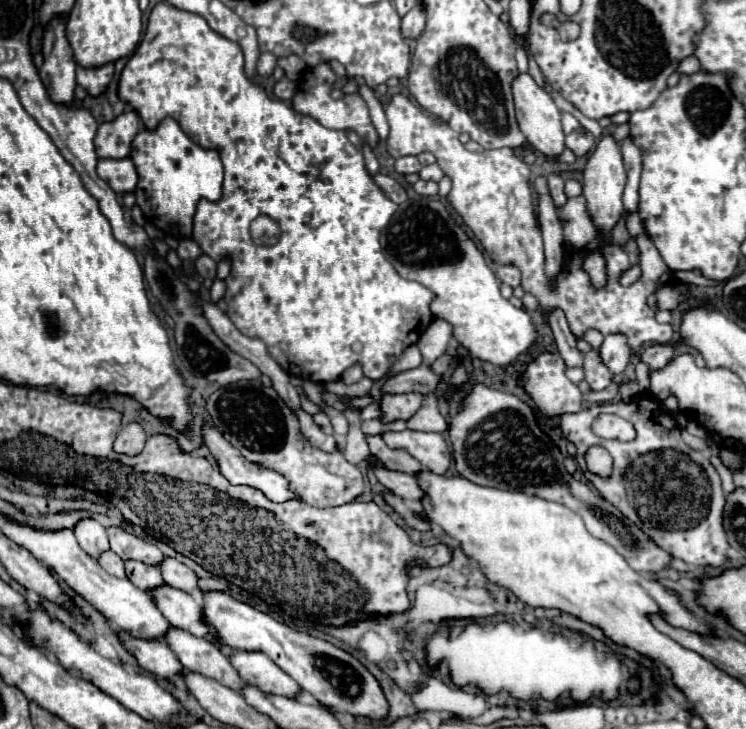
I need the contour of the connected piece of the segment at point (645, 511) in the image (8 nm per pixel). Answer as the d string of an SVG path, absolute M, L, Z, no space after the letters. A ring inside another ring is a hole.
M639 396L635 398L633 402L611 402L611 404L597 404L597 406L591 406L591 408L583 408L575 414L561 414L559 416L559 428L563 432L563 436L573 442L577 446L577 466L583 470L583 474L587 476L587 480L599 490L599 494L611 502L615 508L621 510L621 514L625 518L629 518L633 524L637 524L651 540L655 540L655 544L663 550L667 550L671 556L675 558L681 558L683 562L687 564L697 564L697 566L721 566L725 562L725 550L727 550L727 540L725 540L725 530L723 530L723 524L721 524L721 512L723 512L723 506L725 506L725 492L721 490L721 478L717 474L717 470L713 468L713 464L709 462L707 456L699 454L697 450L691 450L683 444L681 440L681 430L677 428L673 416L669 416L663 406L649 398L649 396ZM601 412L611 412L611 414L617 414L621 418L627 418L635 430L637 430L637 436L635 440L631 442L619 442L619 440L603 440L603 438L597 438L593 432L591 432L591 422L597 414ZM591 446L603 446L607 448L607 452L611 454L613 458L613 472L609 478L601 478L601 476L595 476L593 472L587 470L587 464L585 464L585 452L587 448ZM663 450L675 450L679 452L677 460L671 460L671 462L665 462L661 456L663 456Z

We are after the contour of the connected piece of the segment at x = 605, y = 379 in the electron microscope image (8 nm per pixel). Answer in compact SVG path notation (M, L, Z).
M591 350L585 354L585 380L589 382L591 390L603 390L611 384L611 372L601 364L601 358L597 356L597 350Z

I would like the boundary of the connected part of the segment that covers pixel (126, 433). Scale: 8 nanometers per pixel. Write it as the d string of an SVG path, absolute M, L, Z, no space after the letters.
M131 422L131 424L121 428L121 432L119 432L117 440L115 440L115 450L123 452L123 454L129 454L129 456L135 456L135 454L139 454L143 450L145 442L147 442L147 434L141 428L141 424Z

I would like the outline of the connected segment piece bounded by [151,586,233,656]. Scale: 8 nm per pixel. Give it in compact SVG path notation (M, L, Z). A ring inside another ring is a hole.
M161 586L161 588L153 590L151 596L155 598L157 608L171 622L171 626L187 630L187 632L191 632L197 638L209 640L225 656L233 654L231 646L225 646L225 644L221 644L217 640L217 630L205 620L203 606L201 606L201 602L197 602L195 596L191 596L187 592L181 592L177 588L171 588L171 586Z

